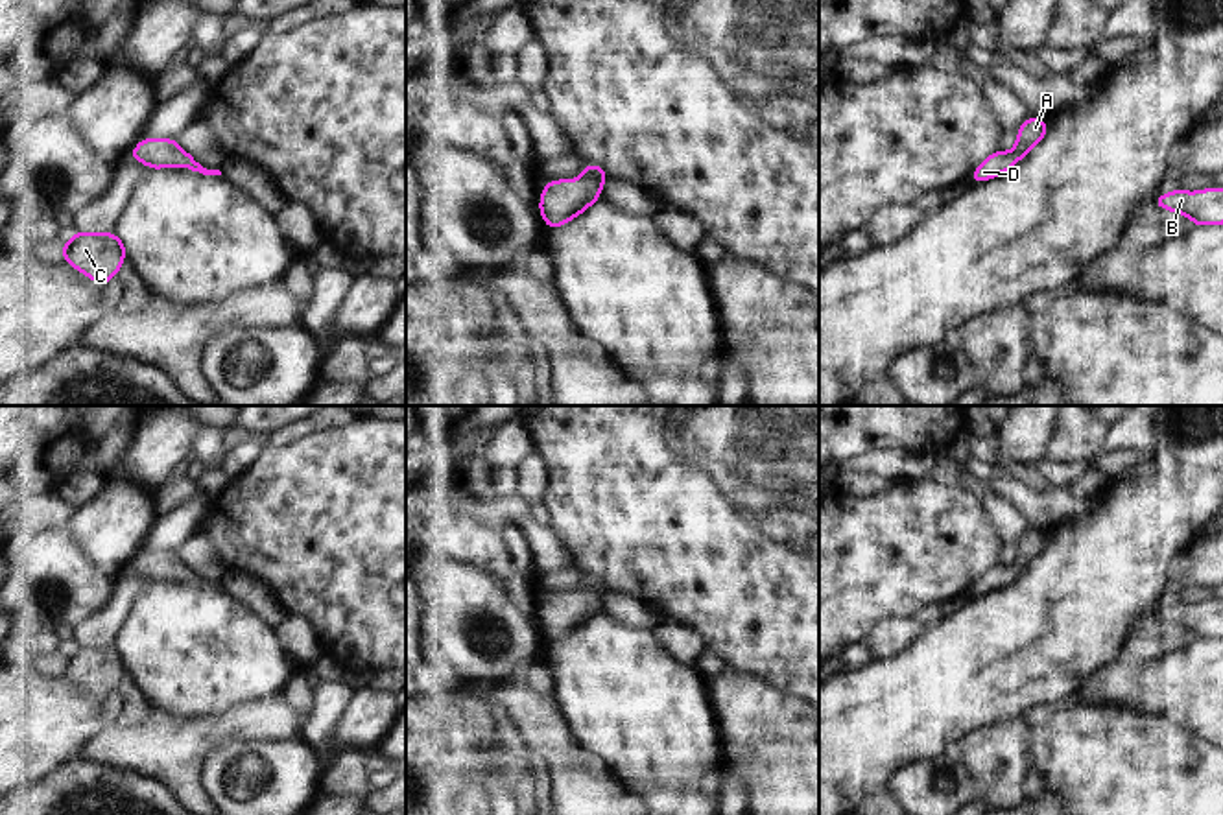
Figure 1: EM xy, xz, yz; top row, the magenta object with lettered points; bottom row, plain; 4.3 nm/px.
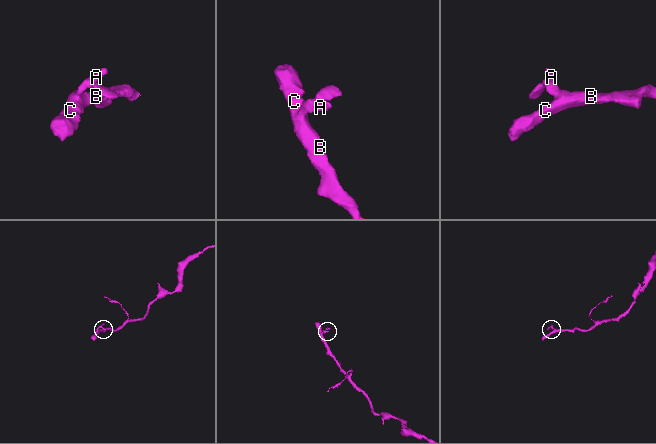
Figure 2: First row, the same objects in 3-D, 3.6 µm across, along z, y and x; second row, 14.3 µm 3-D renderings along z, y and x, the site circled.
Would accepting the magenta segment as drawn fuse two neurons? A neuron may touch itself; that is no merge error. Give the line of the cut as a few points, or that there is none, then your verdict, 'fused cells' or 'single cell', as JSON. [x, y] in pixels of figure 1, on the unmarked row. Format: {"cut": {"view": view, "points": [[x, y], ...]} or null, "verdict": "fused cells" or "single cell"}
{"cut": null, "verdict": "single cell"}

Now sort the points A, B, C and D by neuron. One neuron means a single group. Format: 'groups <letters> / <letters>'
groups A B C D

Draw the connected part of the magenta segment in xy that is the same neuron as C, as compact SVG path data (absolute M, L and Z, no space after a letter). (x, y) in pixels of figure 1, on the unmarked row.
M72 645L59 667L68 679L105 699L118 688L127 662L116 645Z

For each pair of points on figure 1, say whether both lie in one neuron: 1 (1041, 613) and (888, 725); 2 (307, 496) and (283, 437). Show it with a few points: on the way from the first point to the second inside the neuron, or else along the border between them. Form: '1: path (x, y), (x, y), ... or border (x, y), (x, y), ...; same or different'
1: path (1002, 651), (926, 697); same
2: border (327, 430), (290, 445), (270, 445); different

